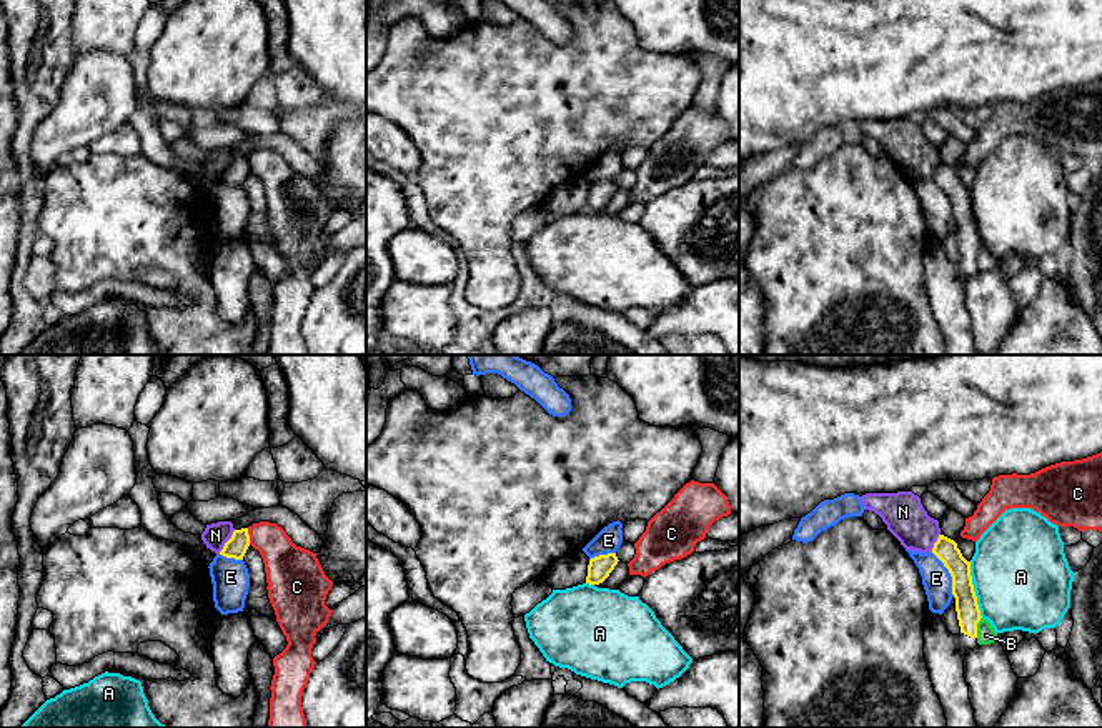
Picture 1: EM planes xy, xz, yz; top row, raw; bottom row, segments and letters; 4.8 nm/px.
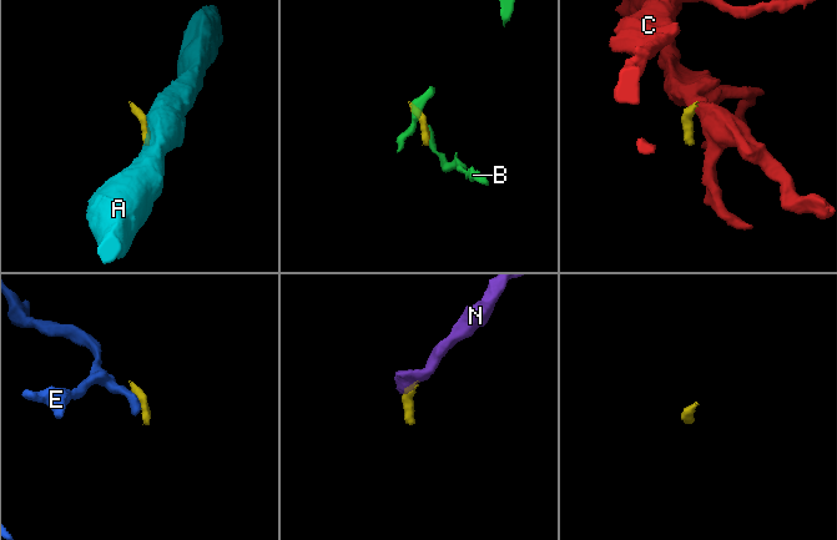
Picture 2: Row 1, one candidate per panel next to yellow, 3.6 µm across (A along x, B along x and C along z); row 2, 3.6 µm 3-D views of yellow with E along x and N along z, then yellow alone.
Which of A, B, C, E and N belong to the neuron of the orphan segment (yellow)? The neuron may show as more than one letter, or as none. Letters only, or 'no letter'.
no letter

